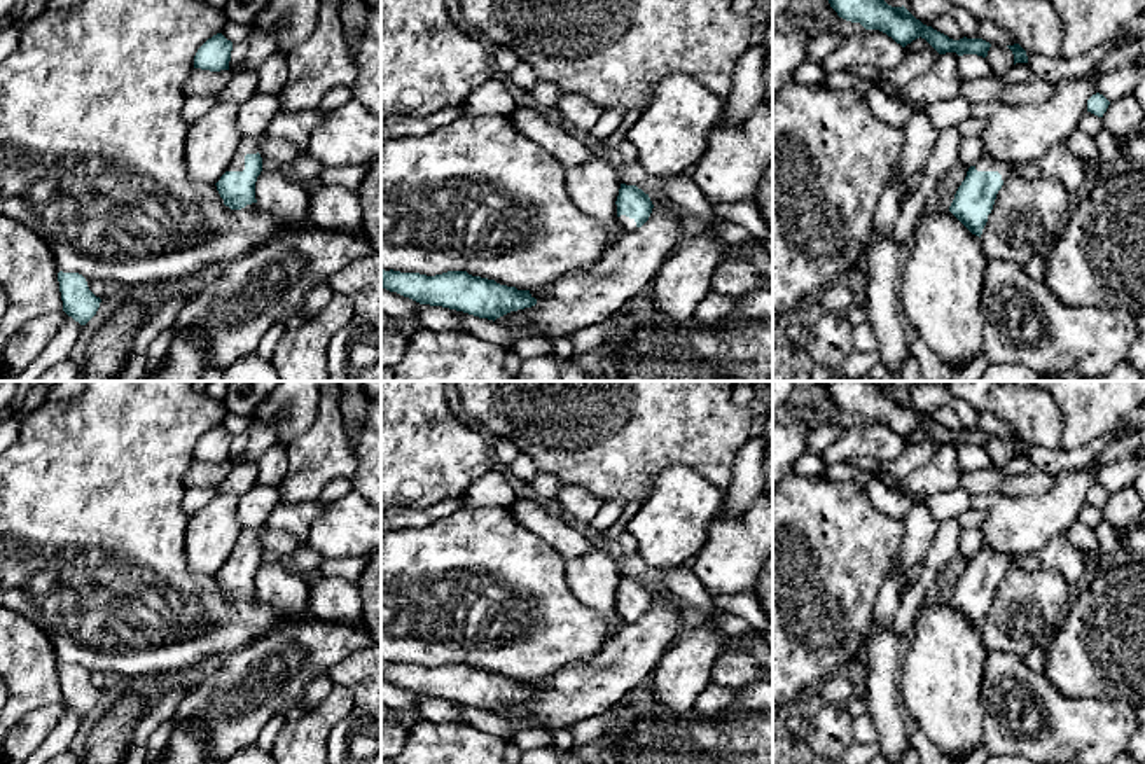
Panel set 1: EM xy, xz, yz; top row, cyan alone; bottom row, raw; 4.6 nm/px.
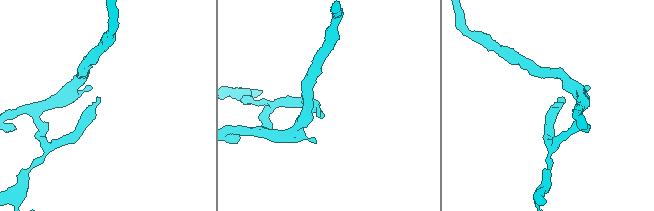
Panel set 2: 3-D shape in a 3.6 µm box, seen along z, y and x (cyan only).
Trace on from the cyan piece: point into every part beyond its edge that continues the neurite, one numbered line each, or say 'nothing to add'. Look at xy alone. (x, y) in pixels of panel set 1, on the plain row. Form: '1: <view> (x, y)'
1: xy (249, 535)

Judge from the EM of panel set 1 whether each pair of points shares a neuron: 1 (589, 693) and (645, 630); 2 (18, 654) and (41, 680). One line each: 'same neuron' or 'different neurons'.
1: same neuron
2: same neuron

